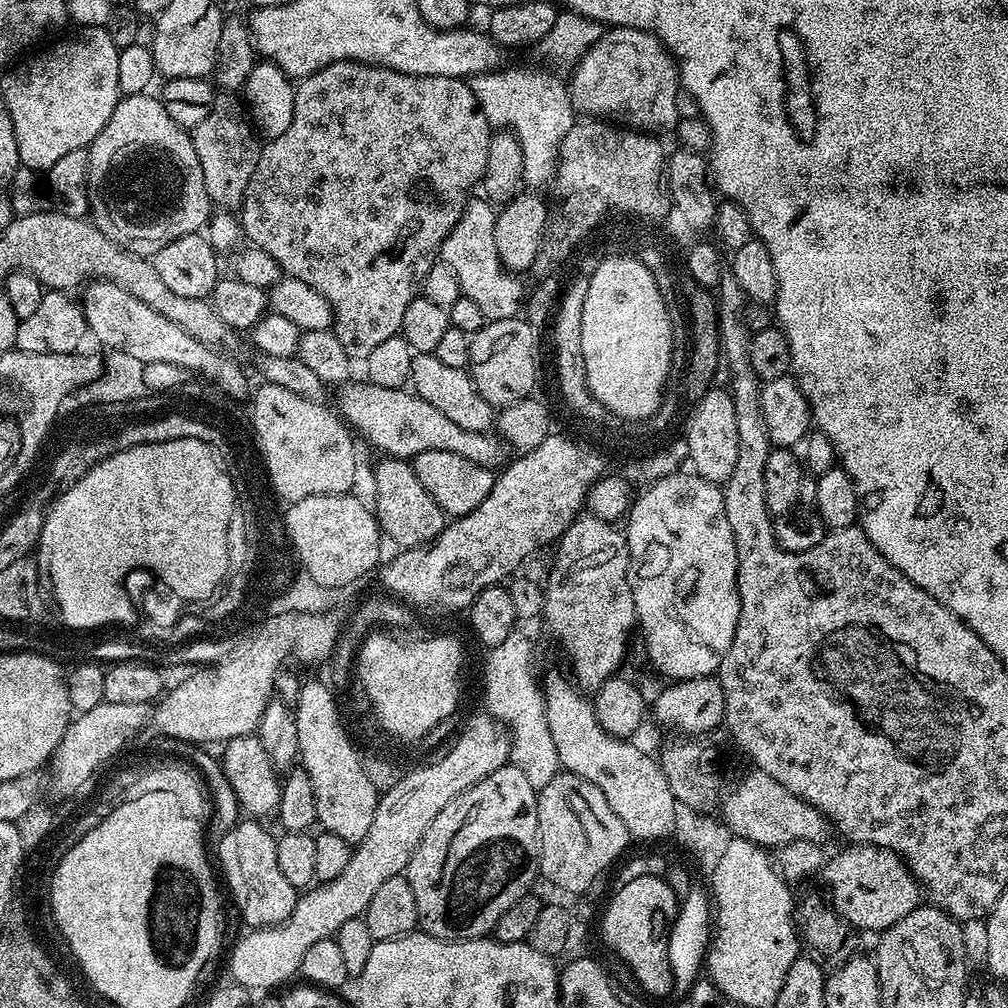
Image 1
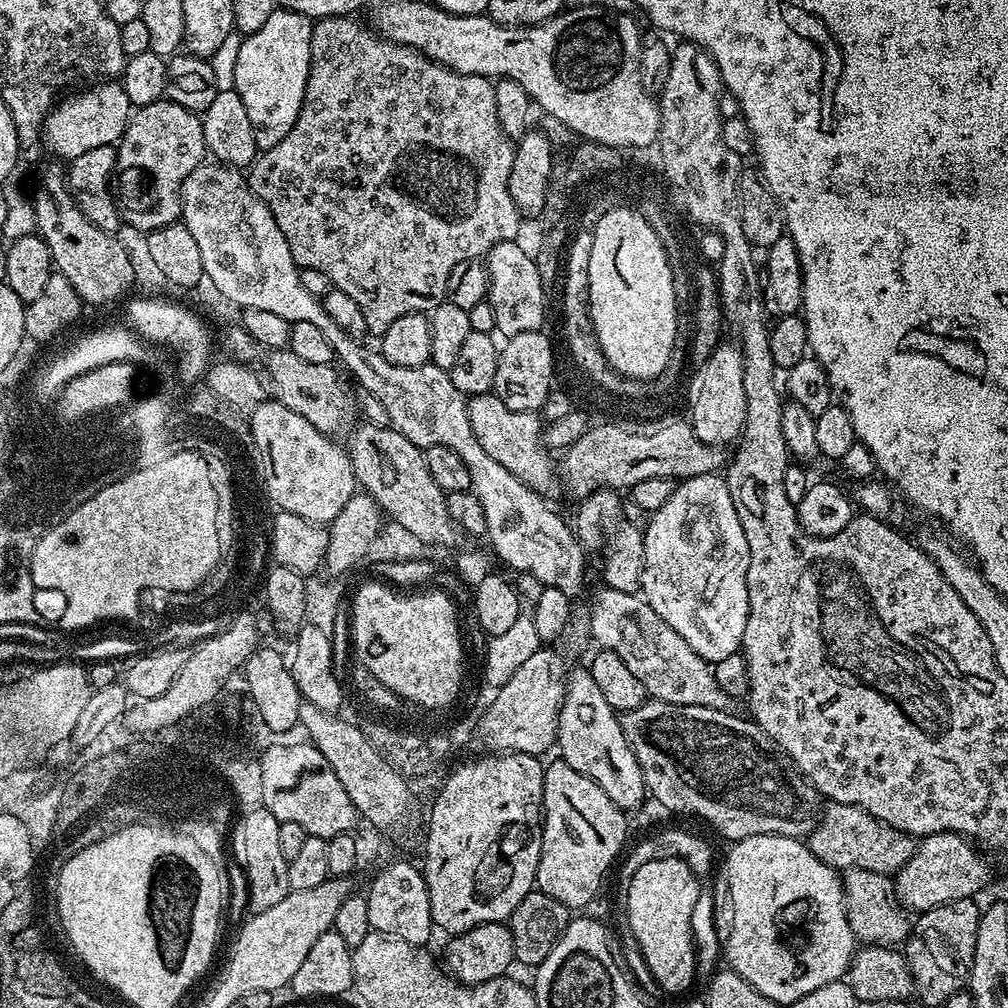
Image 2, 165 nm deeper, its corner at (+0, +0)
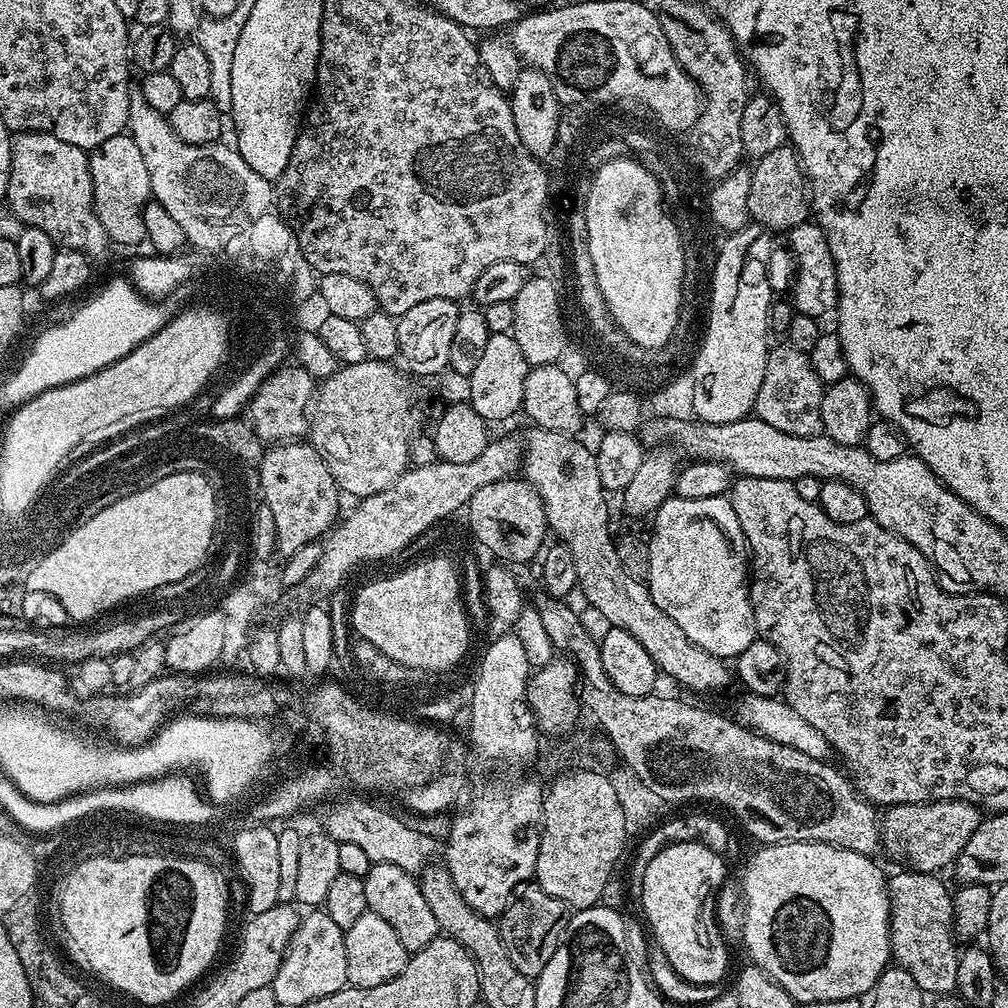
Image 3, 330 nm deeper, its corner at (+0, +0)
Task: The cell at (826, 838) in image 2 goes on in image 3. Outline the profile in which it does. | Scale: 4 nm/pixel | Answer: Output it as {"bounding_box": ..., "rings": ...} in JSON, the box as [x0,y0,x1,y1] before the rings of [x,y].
{"bounding_box":[879,800,982,873],"rings":[[[935,800],[929,804],[894,804],[883,813],[880,820],[880,843],[879,847],[892,860],[897,860],[897,865],[914,872],[939,873],[939,868],[955,865],[958,854],[966,842],[978,830],[982,819],[981,809],[974,804],[967,804],[964,800]]]}

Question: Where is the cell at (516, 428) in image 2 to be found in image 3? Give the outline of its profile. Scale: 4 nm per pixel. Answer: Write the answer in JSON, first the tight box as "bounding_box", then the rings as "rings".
{"bounding_box":[522,427,730,688],"rings":[[[533,427],[531,429],[531,431],[532,431],[532,433],[530,433],[528,436],[528,444],[527,444],[527,440],[526,440],[526,443],[523,445],[523,448],[522,448],[522,476],[523,476],[523,479],[527,480],[528,483],[531,484],[532,489],[535,490],[535,492],[537,492],[537,494],[540,495],[540,498],[541,498],[542,502],[544,503],[544,509],[546,510],[546,518],[548,519],[548,526],[549,526],[551,535],[553,537],[556,535],[555,539],[557,541],[559,541],[559,543],[565,544],[568,547],[568,549],[570,550],[570,554],[574,554],[574,574],[576,575],[576,583],[578,585],[579,595],[581,595],[581,594],[584,595],[585,598],[588,599],[590,603],[592,603],[593,610],[596,611],[597,614],[600,615],[601,618],[605,620],[605,622],[606,622],[605,625],[611,626],[613,628],[617,628],[618,630],[626,630],[626,634],[632,635],[633,638],[638,638],[638,643],[640,643],[640,645],[646,649],[646,654],[650,654],[650,658],[656,663],[657,669],[659,669],[659,671],[661,673],[663,673],[663,675],[665,672],[665,674],[668,675],[670,679],[677,680],[678,683],[685,684],[685,686],[688,688],[724,688],[724,687],[726,687],[728,684],[728,676],[729,676],[729,680],[730,680],[729,665],[727,668],[727,666],[724,665],[727,663],[725,663],[725,661],[723,659],[721,659],[721,657],[715,656],[714,654],[710,654],[706,650],[702,650],[702,646],[698,646],[694,642],[690,642],[690,638],[686,638],[686,634],[682,634],[682,629],[679,628],[678,622],[674,622],[674,618],[670,618],[670,614],[666,614],[663,610],[660,609],[660,607],[658,606],[658,602],[654,602],[654,598],[650,594],[650,590],[648,589],[647,583],[645,583],[645,581],[643,579],[641,579],[641,577],[632,575],[632,573],[629,572],[628,569],[624,567],[624,562],[623,562],[623,560],[620,559],[620,553],[618,551],[617,541],[615,541],[615,542],[612,541],[612,532],[610,529],[608,529],[608,500],[609,500],[609,497],[606,495],[606,493],[604,491],[604,487],[602,486],[602,478],[598,478],[598,462],[596,461],[595,451],[593,451],[593,449],[591,447],[587,448],[587,446],[584,445],[582,441],[576,440],[576,439],[580,439],[580,438],[575,438],[573,435],[570,435],[567,432],[548,432],[548,431],[546,431],[546,429],[538,428],[538,427]]]}

